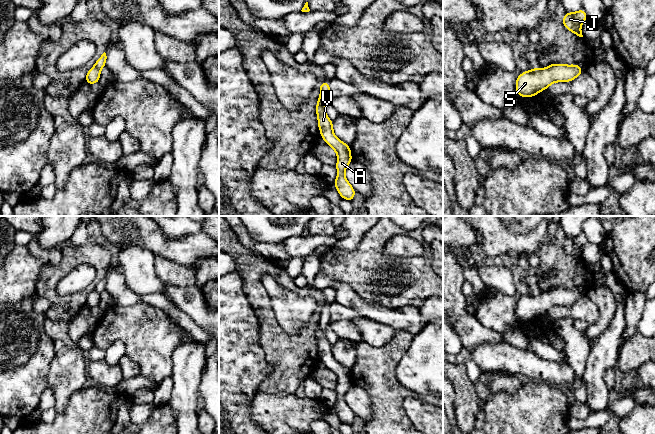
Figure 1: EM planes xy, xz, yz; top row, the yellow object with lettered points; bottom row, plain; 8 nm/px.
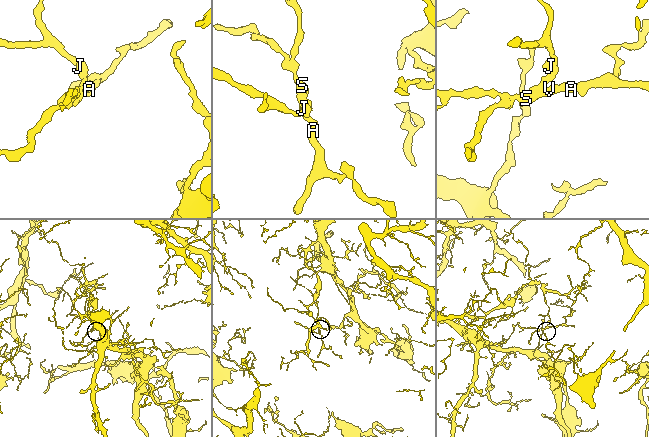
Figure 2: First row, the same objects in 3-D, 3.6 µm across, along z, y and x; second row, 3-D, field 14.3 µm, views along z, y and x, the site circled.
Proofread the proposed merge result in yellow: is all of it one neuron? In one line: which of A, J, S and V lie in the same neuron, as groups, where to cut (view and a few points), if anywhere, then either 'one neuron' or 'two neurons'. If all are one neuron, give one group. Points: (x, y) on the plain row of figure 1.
A S V / J; cut in xz along (318, 324), (324, 333); two neurons

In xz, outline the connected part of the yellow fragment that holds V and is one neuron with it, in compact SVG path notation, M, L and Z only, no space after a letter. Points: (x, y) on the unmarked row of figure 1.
M319 324L316 327L316 338L321 362L337 377L338 380L335 389L338 399L333 407L341 422L352 426L356 416L345 401L345 393L353 385L350 369L342 366L335 360L333 357L333 345L328 342L324 331Z

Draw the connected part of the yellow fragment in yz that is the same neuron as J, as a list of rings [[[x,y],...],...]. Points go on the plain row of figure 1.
[[[583,232],[578,236],[565,236],[563,245],[564,251],[579,261],[583,261],[580,249],[588,243],[587,237]]]

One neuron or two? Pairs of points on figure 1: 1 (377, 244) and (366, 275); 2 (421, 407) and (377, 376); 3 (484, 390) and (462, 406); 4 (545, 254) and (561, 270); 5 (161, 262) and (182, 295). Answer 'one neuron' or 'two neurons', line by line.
1: one neuron
2: two neurons
3: two neurons
4: one neuron
5: two neurons

